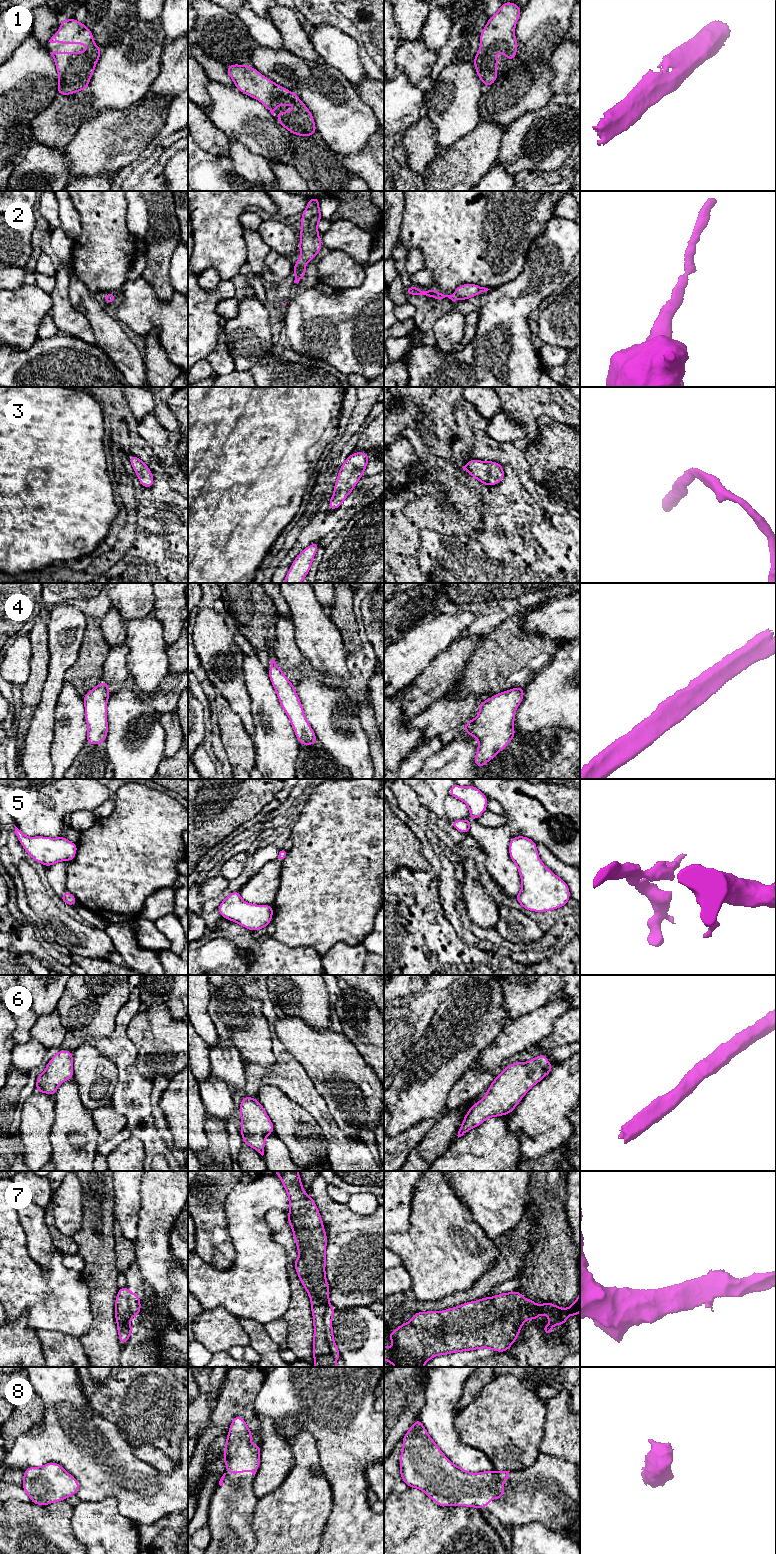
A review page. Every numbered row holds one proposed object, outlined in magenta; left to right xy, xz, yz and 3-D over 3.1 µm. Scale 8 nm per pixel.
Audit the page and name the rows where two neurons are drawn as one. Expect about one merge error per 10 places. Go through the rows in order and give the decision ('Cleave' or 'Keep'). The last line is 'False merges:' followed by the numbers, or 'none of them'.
1: Keep
2: Keep
3: Keep
4: Keep
5: Keep
6: Keep
7: Keep
8: Keep
False merges: none of them

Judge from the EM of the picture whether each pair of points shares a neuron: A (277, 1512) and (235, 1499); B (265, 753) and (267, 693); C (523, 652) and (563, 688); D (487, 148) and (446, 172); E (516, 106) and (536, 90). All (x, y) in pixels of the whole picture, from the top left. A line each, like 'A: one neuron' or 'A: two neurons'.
A: two neurons
B: one neuron
C: two neurons
D: one neuron
E: one neuron

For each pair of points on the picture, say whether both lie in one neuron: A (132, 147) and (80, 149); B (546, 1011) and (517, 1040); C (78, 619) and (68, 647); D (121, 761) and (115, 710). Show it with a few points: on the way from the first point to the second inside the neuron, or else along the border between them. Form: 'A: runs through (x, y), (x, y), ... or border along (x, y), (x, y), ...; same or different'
A: runs through (119, 147), (98, 147), (93, 149); same
B: runs through (539, 1018), (524, 1033); same
C: runs through (71, 626), (68, 629), (68, 640); same
D: runs through (121, 748), (117, 741), (117, 723); same

